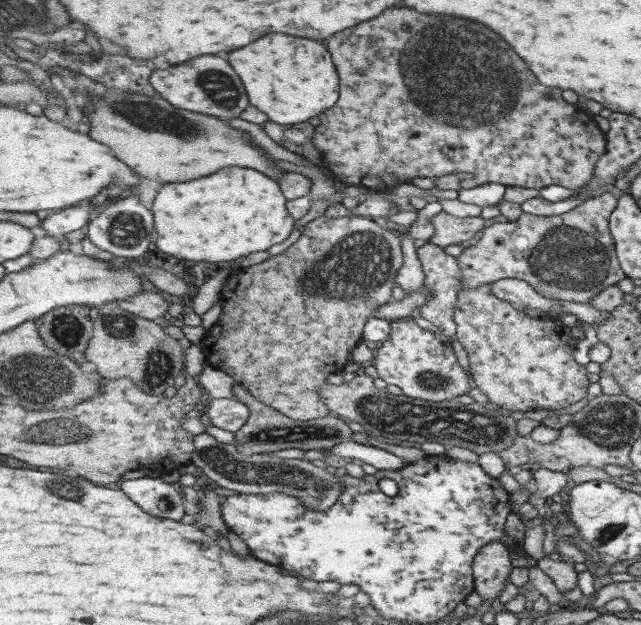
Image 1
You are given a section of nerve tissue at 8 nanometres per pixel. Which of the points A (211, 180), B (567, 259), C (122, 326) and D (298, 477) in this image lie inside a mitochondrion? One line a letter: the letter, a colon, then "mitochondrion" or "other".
A: other
B: mitochondrion
C: mitochondrion
D: mitochondrion

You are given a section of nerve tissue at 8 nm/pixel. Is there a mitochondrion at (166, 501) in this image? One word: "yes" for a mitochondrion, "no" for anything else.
yes

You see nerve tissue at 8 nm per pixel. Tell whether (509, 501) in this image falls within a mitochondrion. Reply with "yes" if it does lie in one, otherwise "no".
no

